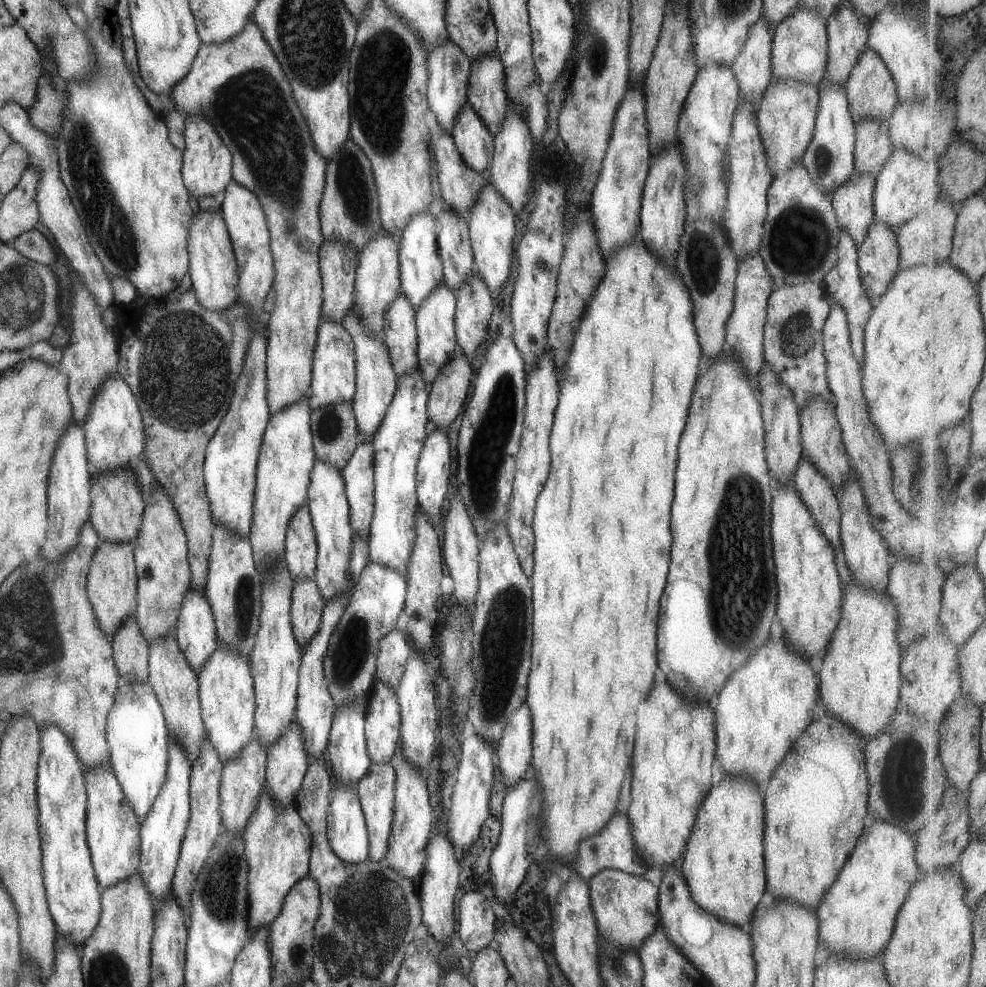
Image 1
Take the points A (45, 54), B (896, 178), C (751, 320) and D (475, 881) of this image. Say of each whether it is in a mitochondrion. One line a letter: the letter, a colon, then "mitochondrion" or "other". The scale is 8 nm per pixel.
A: other
B: other
C: other
D: other

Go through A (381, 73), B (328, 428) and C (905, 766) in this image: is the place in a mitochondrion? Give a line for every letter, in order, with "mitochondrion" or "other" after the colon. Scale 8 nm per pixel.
A: mitochondrion
B: mitochondrion
C: mitochondrion

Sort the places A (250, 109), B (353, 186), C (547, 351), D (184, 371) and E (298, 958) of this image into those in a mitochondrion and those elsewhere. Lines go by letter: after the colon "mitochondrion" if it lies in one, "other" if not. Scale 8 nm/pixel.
A: mitochondrion
B: mitochondrion
C: other
D: mitochondrion
E: mitochondrion

